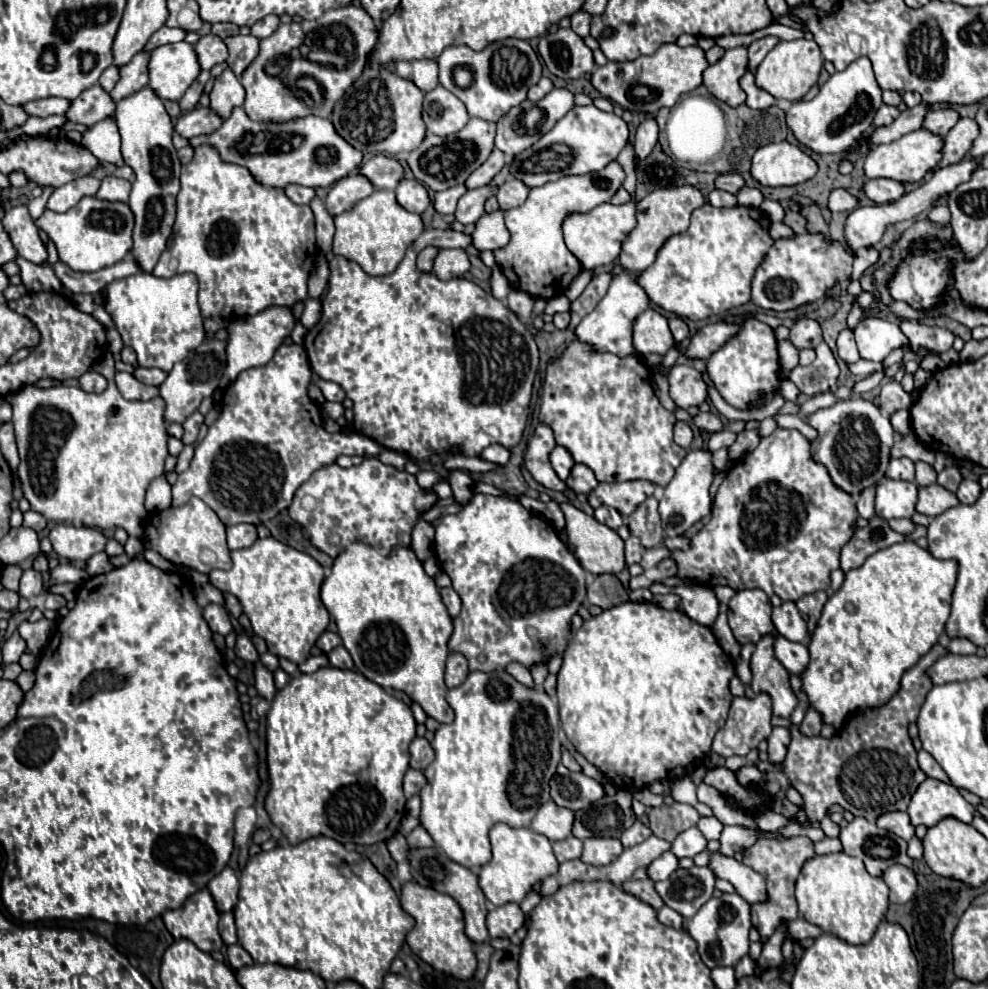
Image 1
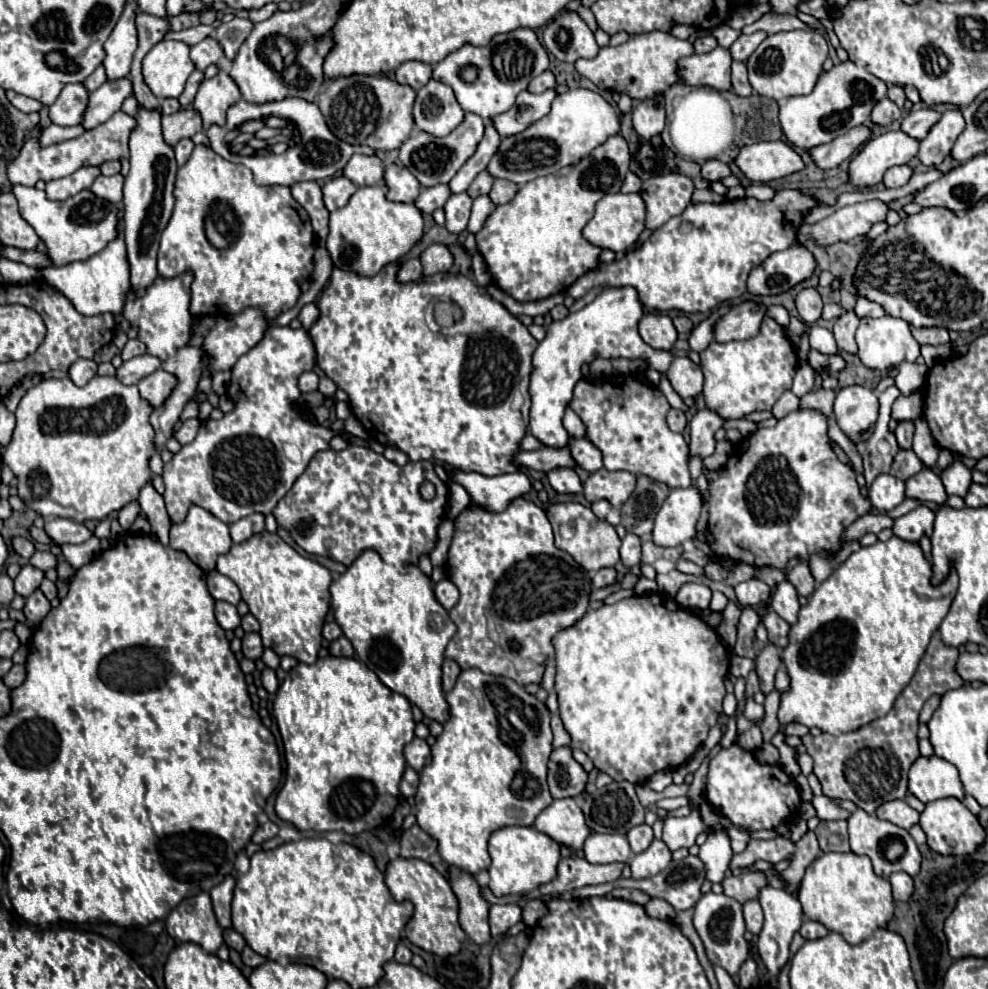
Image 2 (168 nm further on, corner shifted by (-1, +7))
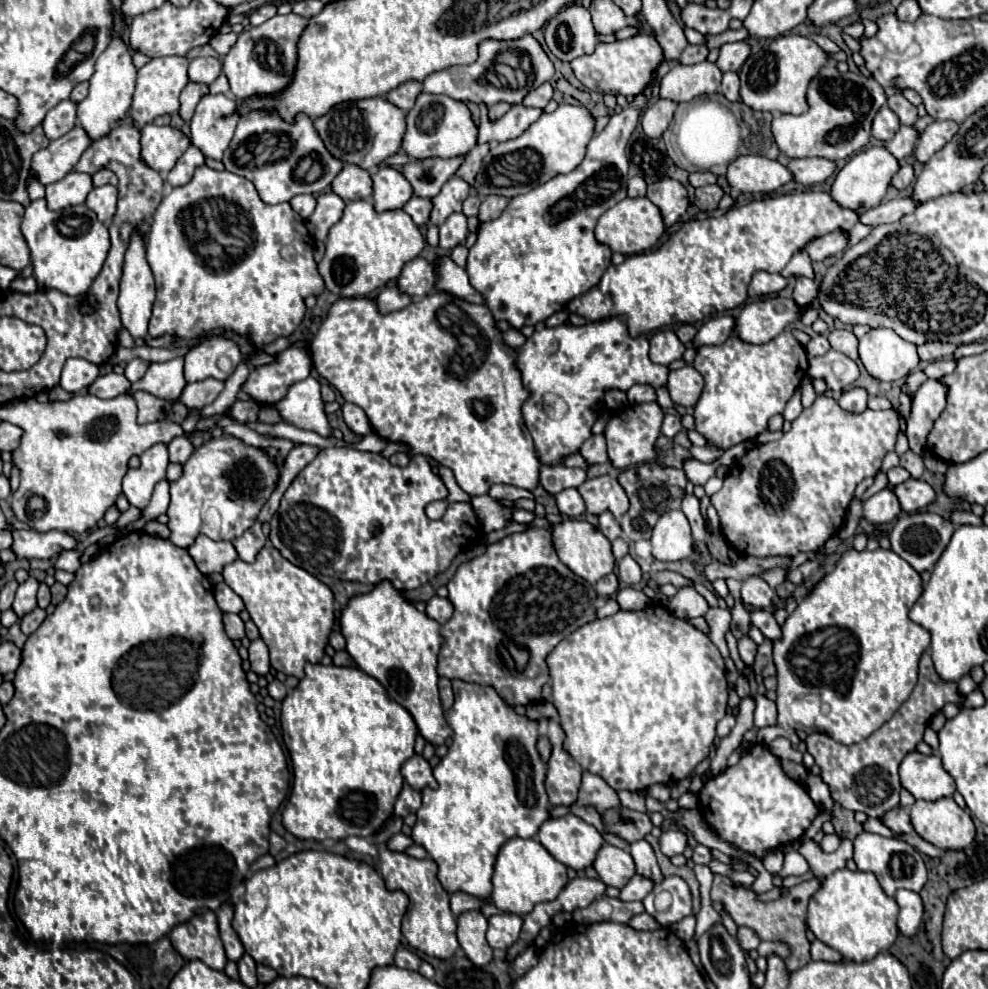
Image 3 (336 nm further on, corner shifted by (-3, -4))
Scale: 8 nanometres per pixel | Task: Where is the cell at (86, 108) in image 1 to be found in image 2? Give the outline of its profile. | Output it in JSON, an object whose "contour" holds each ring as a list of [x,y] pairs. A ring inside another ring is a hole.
{"contour":[[[66,84],[58,100],[48,108],[52,124],[74,126],[82,120],[82,112],[88,104],[88,92],[82,84]]]}

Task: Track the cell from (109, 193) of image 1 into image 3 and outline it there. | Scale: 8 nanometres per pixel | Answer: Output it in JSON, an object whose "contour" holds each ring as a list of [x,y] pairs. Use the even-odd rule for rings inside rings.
{"contour":[[[102,185],[90,191],[86,205],[96,211],[100,221],[110,221],[116,213],[116,203],[118,203],[118,189],[114,185]]]}

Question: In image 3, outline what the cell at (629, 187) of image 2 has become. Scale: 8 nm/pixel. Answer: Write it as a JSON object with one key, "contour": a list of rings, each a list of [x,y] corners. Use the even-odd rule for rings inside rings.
{"contour":[[[632,177],[628,181],[628,197],[644,197],[646,195],[646,183],[640,177]]]}

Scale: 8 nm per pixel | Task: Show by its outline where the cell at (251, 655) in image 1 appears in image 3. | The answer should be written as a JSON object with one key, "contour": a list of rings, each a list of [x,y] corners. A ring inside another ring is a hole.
{"contour":[[[256,639],[248,647],[250,653],[250,665],[256,675],[266,675],[270,671],[270,661],[268,661],[268,647],[262,639]]]}

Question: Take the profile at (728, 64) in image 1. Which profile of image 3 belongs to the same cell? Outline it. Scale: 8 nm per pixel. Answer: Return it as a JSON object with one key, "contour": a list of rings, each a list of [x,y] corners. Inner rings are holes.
{"contour":[[[702,61],[696,65],[674,63],[660,83],[660,97],[676,103],[692,101],[700,95],[712,95],[720,89],[722,71],[716,63]]]}

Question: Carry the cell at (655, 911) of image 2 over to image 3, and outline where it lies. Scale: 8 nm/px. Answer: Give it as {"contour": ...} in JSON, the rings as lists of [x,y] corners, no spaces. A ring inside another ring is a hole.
{"contour":[[[640,913],[640,915],[634,915],[630,921],[628,921],[630,927],[636,927],[638,931],[654,931],[654,929],[660,929],[662,925],[648,913]]]}

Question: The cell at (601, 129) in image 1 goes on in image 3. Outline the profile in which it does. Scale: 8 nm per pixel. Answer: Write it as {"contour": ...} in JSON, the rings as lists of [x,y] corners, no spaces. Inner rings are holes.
{"contour":[[[558,105],[554,113],[544,113],[532,127],[520,137],[508,143],[494,143],[490,153],[482,161],[482,169],[476,177],[476,193],[504,195],[508,199],[528,193],[534,187],[554,179],[556,175],[574,171],[584,155],[586,147],[596,133],[596,119],[586,107],[580,105]]]}

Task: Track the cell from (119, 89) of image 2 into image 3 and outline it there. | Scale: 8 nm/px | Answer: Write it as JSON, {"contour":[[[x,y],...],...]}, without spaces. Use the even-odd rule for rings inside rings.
{"contour":[[[78,125],[68,135],[50,141],[46,149],[40,149],[32,161],[32,173],[38,175],[42,185],[62,179],[78,163],[80,155],[92,145],[92,137]]]}

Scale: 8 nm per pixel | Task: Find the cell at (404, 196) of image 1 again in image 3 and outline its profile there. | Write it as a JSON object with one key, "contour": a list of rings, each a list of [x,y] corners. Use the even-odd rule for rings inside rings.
{"contour":[[[380,167],[372,173],[374,181],[374,205],[376,211],[396,211],[402,209],[412,199],[412,185],[404,179],[402,173],[398,173],[392,167]]]}

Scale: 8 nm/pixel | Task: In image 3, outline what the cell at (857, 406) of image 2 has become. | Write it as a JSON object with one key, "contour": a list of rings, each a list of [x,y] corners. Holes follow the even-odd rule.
{"contour":[[[860,387],[850,389],[842,393],[842,397],[838,399],[838,405],[848,413],[862,413],[868,409],[868,393]]]}

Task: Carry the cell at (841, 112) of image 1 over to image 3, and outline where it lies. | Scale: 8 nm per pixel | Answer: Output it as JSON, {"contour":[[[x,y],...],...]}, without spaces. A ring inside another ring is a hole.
{"contour":[[[832,65],[822,67],[820,75],[812,79],[808,87],[808,105],[810,109],[802,115],[778,115],[772,119],[772,135],[776,139],[776,145],[782,153],[786,153],[790,159],[794,157],[824,157],[832,161],[842,161],[854,153],[858,153],[870,139],[870,125],[878,109],[886,103],[884,89],[870,77],[864,77],[860,73],[838,73]]]}

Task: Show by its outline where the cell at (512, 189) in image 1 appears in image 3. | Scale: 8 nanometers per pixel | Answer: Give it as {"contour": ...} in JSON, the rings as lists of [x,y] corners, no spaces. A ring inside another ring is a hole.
{"contour":[[[488,195],[482,205],[480,205],[480,213],[478,213],[478,219],[480,221],[492,221],[496,217],[502,215],[502,211],[506,209],[508,205],[508,199],[502,197],[502,195]]]}

